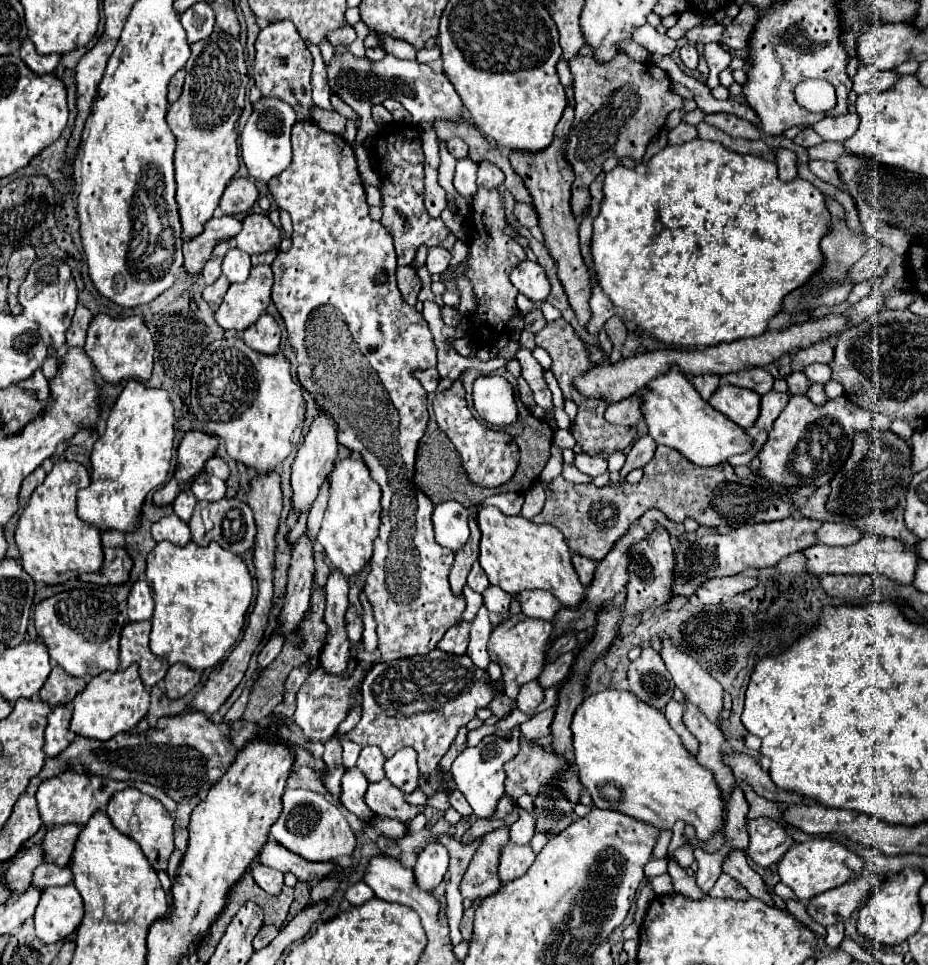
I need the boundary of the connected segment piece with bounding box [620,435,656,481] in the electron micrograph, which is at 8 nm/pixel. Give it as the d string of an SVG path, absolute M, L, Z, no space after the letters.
M644 435L644 437L638 437L630 449L630 453L626 455L626 463L620 471L620 481L626 481L626 475L632 471L632 469L638 469L638 467L646 467L648 461L654 457L654 451L656 451L656 443L652 441L650 435Z

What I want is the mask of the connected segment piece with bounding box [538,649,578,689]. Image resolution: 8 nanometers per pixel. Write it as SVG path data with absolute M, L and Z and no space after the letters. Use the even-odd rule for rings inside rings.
M574 649L572 653L564 653L564 655L560 655L554 663L550 663L550 665L544 667L544 671L542 671L540 679L538 679L542 689L554 687L554 685L558 685L558 683L564 681L564 677L570 673L570 667L572 667L572 663L574 663L576 651L578 651L578 649Z

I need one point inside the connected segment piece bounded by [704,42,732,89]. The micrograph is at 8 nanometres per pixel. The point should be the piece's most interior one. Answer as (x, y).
(718, 59)

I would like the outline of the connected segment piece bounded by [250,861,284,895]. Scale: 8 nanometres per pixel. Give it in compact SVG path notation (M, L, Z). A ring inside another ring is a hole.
M256 861L254 869L250 871L250 875L254 877L254 881L270 895L276 895L280 893L280 889L284 887L284 881L282 881L282 873L278 873L276 869L272 867L264 867L262 863Z

